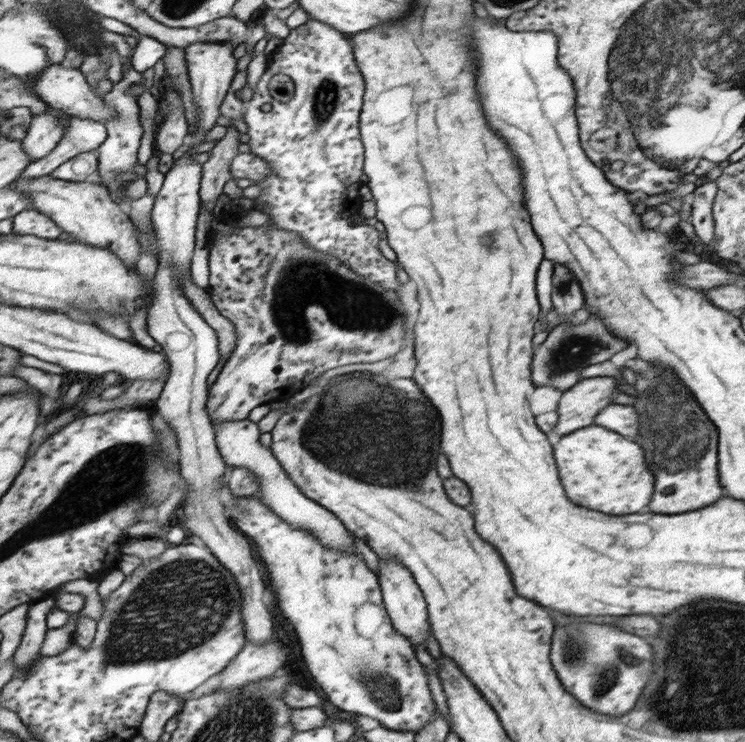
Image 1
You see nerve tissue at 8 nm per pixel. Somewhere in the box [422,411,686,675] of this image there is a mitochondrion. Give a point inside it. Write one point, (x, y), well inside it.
(575, 648)

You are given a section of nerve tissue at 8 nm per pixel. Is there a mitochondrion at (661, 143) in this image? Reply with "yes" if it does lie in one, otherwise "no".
yes

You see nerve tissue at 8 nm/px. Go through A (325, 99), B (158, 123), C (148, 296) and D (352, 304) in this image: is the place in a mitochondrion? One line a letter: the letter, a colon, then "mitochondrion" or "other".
A: mitochondrion
B: other
C: other
D: mitochondrion

